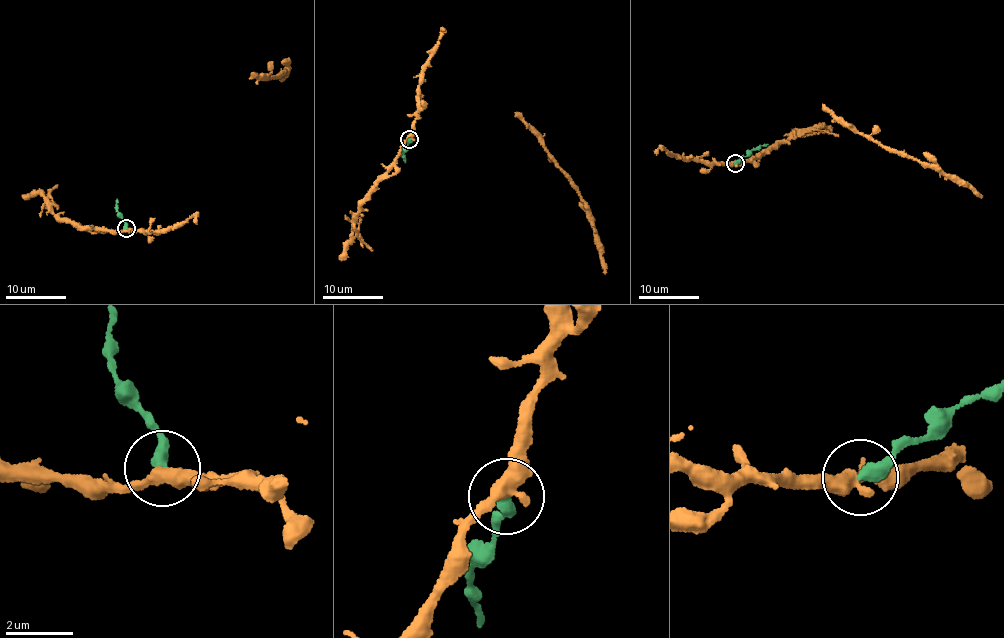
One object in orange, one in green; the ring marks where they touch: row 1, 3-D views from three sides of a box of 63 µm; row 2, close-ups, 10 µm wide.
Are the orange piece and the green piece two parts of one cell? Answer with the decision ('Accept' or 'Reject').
Reject

